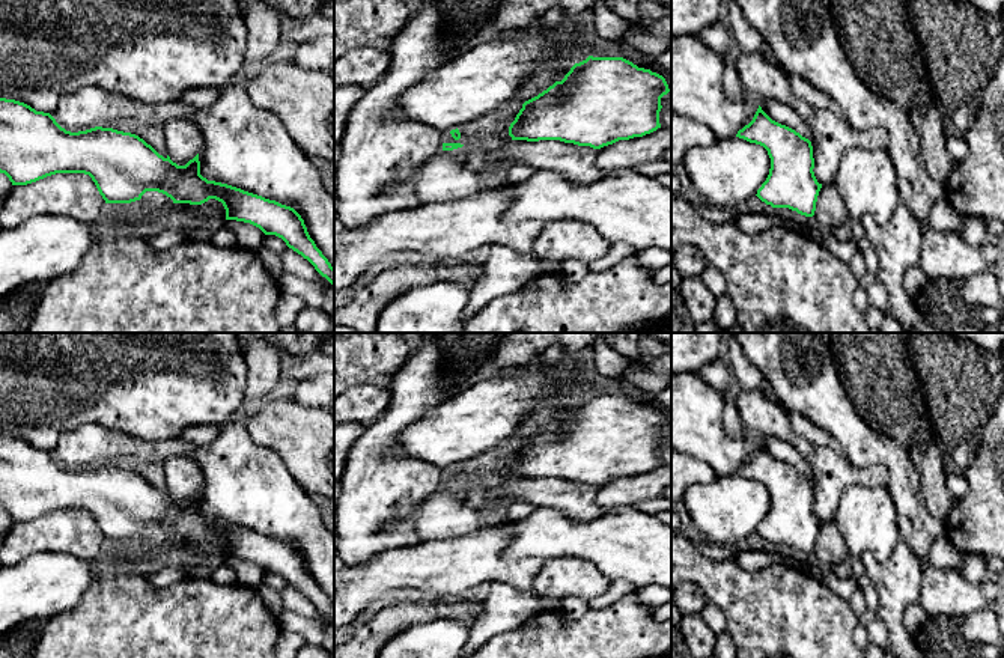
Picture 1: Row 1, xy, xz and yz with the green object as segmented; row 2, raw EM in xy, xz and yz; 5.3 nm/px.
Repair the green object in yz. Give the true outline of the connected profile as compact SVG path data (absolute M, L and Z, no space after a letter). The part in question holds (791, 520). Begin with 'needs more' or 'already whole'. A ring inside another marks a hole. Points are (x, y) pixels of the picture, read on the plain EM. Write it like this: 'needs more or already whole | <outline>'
already whole | M759 443L753 458L736 474L763 483L771 495L766 518L757 535L772 545L789 545L813 554L822 521L814 513L811 479L772 458Z

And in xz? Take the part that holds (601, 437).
already whole | M593 394L575 401L561 419L525 438L509 464L512 477L560 477L601 486L619 477L643 474L661 465L661 435L670 429L665 416L623 394Z

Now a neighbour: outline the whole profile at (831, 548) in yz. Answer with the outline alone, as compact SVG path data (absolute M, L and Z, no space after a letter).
M835 521L822 522L813 554L823 568L847 560L849 550Z

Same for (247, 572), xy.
M224 557L221 562L235 571L236 583L248 587L263 584L265 571L259 565L236 557Z

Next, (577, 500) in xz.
M512 477L494 488L473 482L453 489L482 512L497 512L500 506L522 500L536 507L557 509L577 521L592 521L601 515L601 507L595 503L598 486L560 477Z

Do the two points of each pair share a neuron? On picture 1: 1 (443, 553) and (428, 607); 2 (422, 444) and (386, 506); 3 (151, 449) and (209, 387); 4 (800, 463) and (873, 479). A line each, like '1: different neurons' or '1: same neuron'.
1: different neurons
2: different neurons
3: different neurons
4: different neurons

